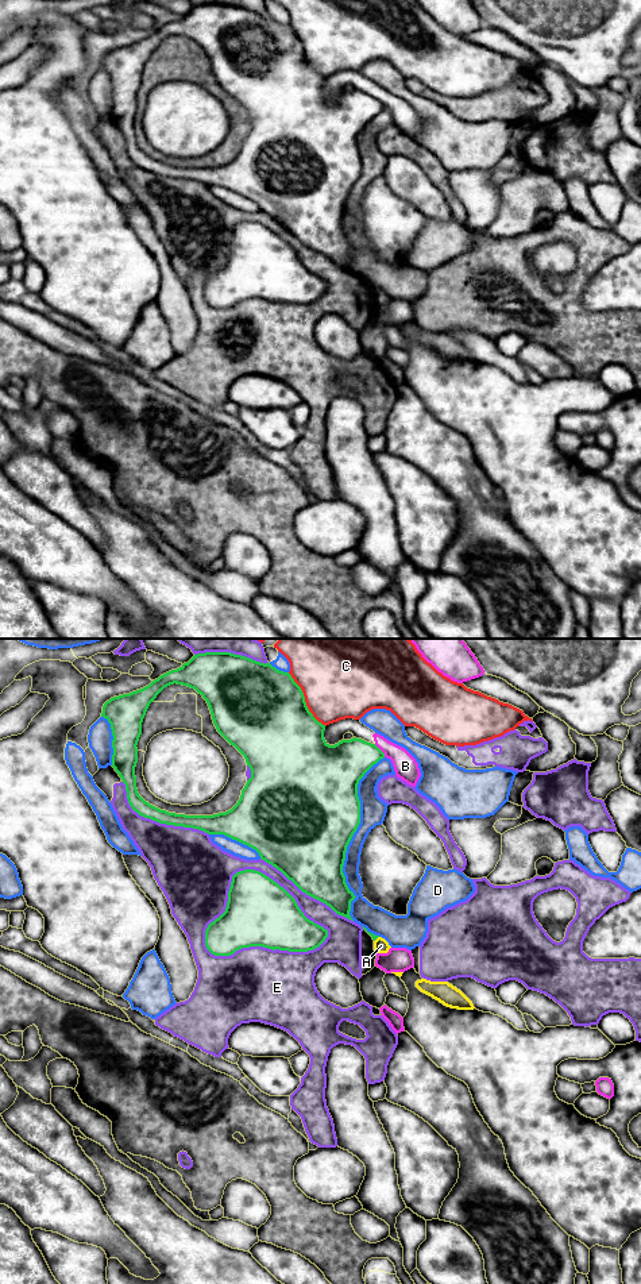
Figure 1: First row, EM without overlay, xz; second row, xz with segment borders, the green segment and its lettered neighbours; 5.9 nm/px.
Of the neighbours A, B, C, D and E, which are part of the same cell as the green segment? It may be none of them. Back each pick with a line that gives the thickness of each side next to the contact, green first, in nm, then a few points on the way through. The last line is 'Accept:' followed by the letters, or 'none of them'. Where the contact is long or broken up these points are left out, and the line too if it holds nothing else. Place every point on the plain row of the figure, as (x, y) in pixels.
Accept: none of them

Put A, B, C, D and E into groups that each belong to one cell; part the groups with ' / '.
A / B / C / D / E

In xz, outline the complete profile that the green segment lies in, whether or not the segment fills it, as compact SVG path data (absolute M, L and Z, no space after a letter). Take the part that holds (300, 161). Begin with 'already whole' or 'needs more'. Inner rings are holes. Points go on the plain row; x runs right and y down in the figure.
already whole; M231 4L197 5L148 38L111 50L104 55L101 69L111 76L112 119L126 136L127 151L134 163L159 176L224 186L248 197L302 244L354 273L350 263L356 248L345 235L343 217L347 198L360 176L358 136L385 105L375 96L356 89L329 97L324 90L325 77L309 63L301 39L289 24ZM174 35L194 41L202 47L217 84L244 108L251 122L240 151L225 165L169 165L150 157L138 144L136 97L143 70L157 47Z

